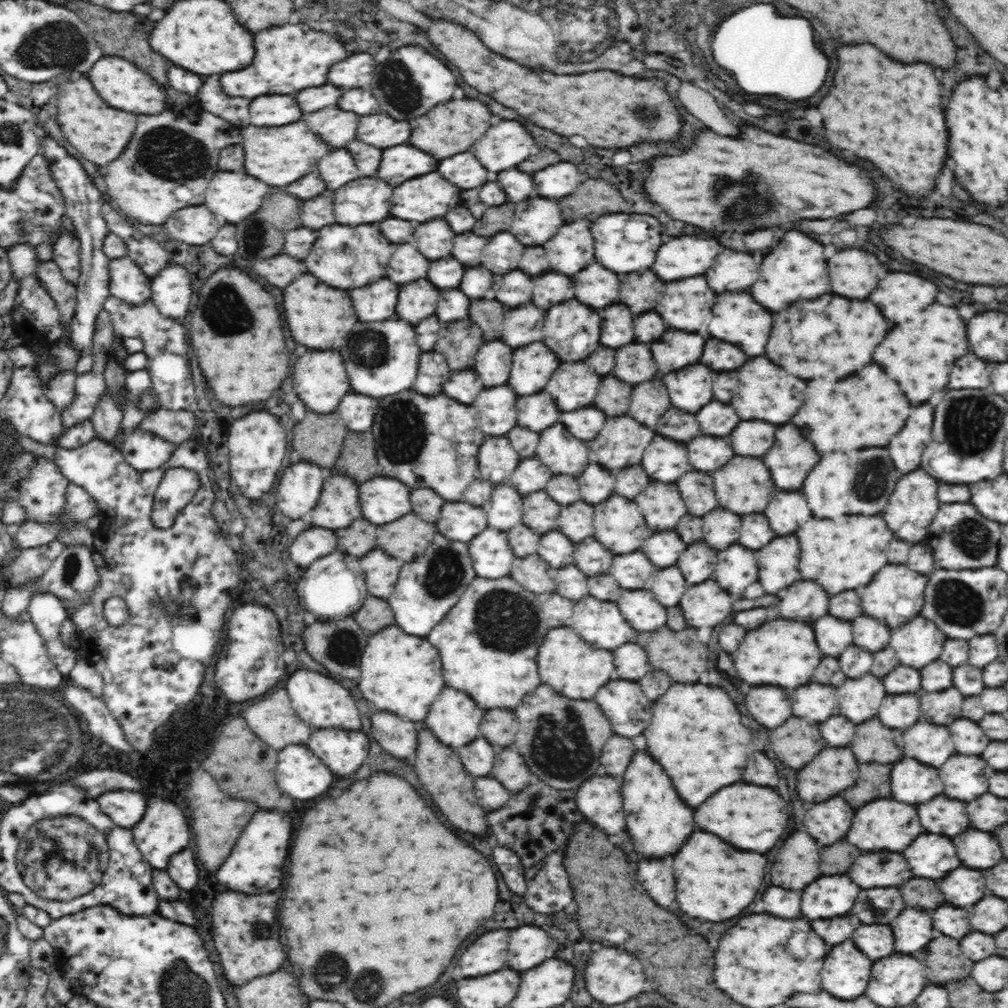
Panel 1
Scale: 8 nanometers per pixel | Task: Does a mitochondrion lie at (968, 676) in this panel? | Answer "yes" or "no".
no

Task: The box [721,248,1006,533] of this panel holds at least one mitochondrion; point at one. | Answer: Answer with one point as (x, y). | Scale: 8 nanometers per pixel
(971, 418)

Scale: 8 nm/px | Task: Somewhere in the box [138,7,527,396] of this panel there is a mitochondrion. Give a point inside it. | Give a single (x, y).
(225, 312)

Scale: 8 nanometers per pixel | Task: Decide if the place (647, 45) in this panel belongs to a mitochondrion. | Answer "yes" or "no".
yes

